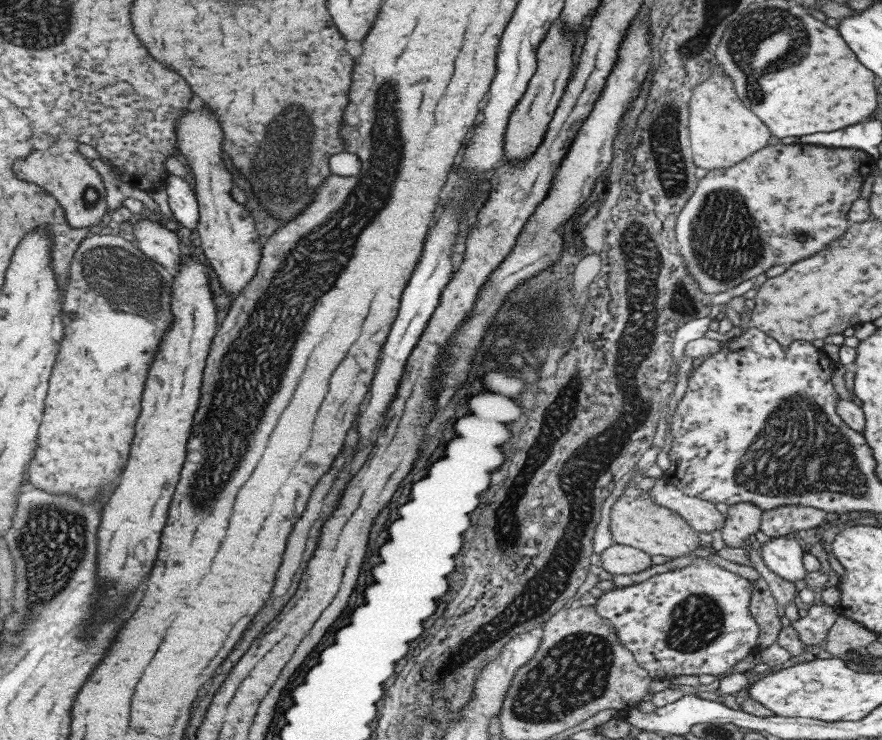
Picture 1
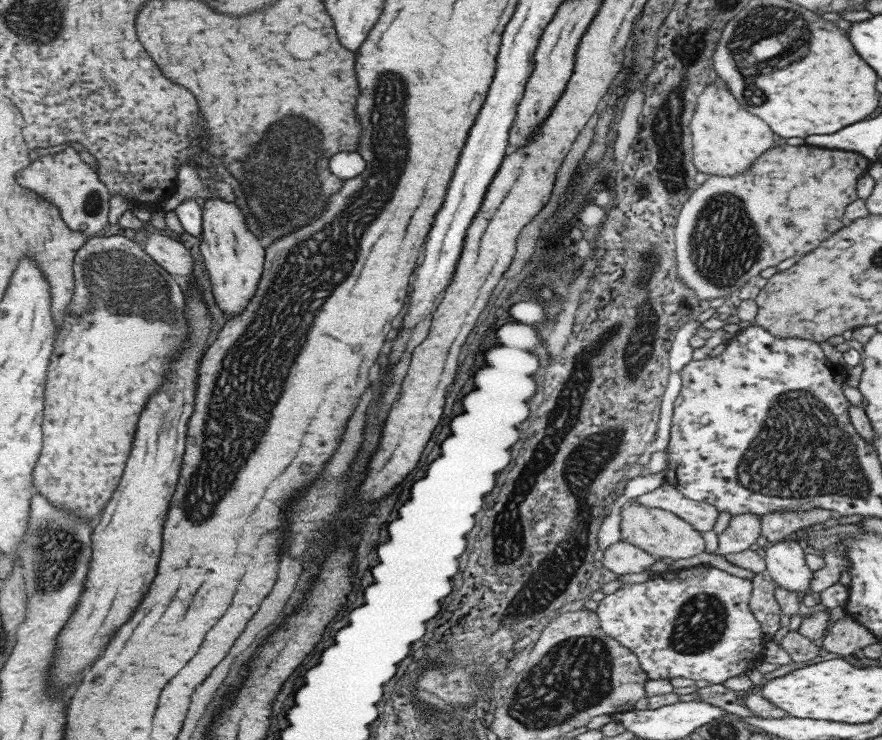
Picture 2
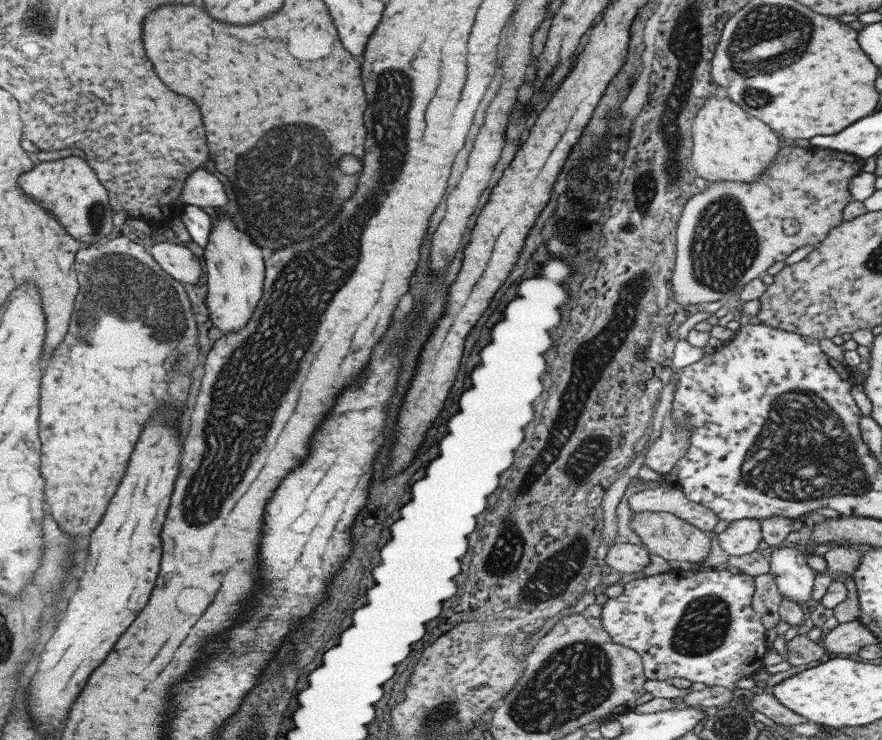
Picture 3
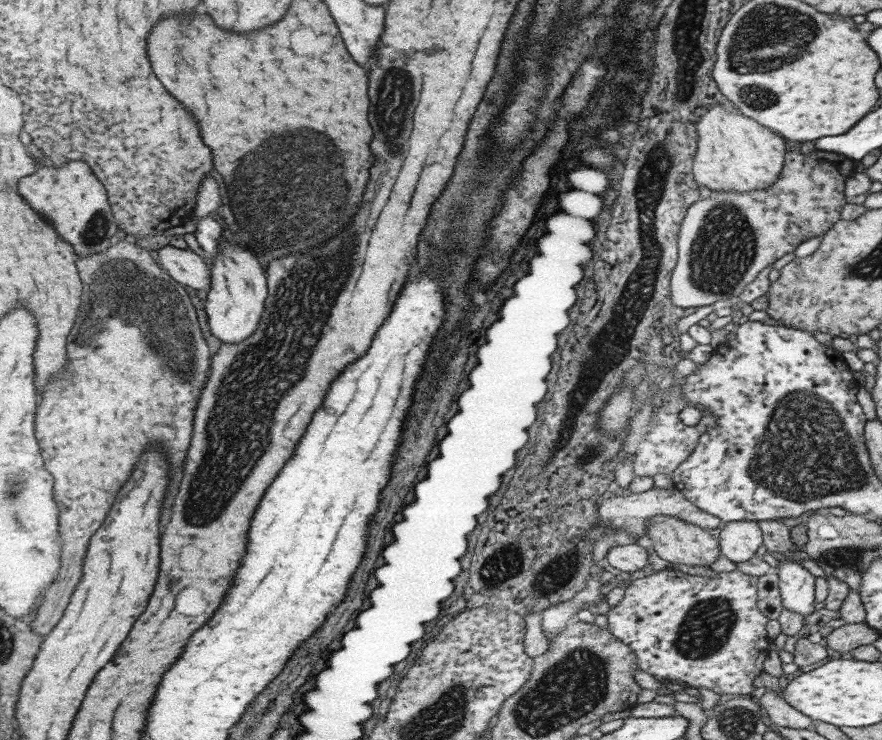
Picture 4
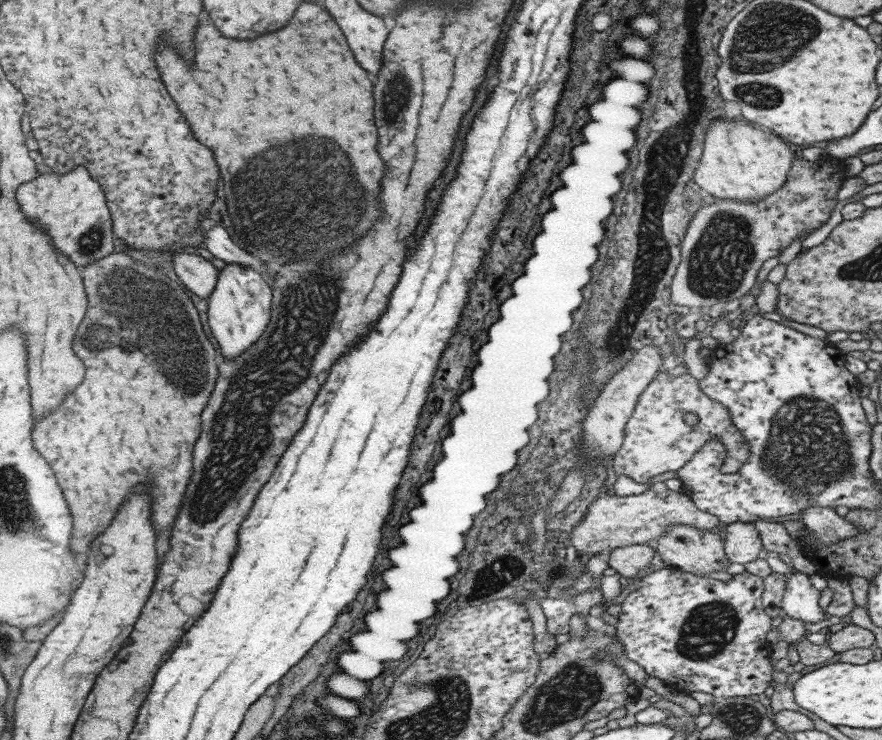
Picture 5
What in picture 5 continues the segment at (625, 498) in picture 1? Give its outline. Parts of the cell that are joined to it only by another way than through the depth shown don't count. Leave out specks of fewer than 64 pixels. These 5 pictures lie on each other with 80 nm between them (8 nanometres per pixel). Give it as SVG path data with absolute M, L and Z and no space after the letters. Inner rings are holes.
M669 525L666 531L658 536L658 543L655 548L657 554L665 565L671 569L677 569L687 574L693 574L697 578L703 578L711 572L725 572L729 566L729 560L725 557L723 541L709 530L701 530L685 525Z

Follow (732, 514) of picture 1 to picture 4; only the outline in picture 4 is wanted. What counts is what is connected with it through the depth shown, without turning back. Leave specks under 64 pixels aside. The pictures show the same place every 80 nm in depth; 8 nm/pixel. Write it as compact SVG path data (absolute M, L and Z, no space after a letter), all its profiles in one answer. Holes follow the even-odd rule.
M756 521L728 522L718 535L720 554L735 564L752 558L761 544L762 534Z

